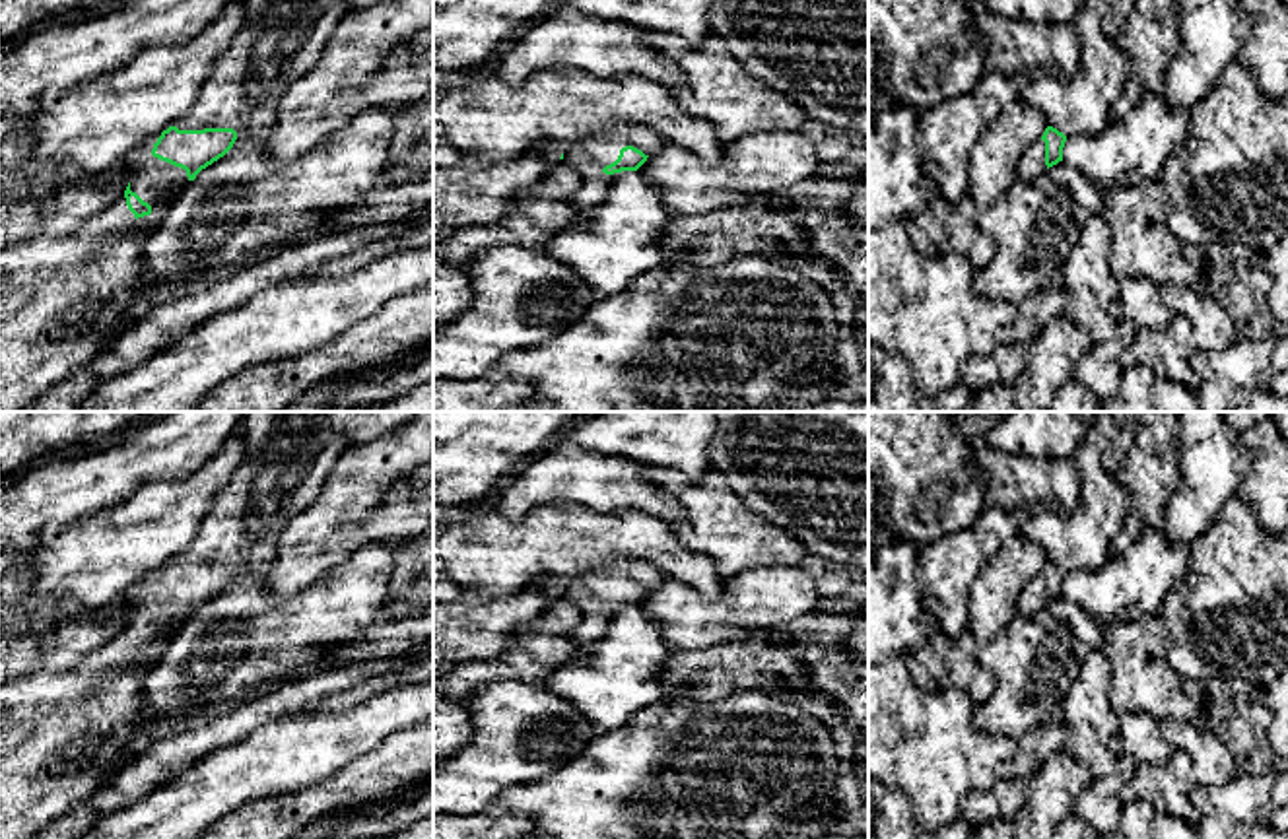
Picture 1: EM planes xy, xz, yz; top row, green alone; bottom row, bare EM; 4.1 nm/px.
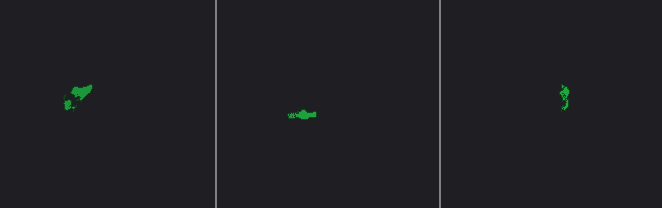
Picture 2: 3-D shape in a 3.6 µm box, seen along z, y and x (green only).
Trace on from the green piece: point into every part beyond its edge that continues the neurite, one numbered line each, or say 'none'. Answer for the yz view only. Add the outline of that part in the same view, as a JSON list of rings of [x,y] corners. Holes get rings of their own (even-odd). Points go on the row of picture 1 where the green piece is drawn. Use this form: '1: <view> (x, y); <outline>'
1: yz (1077, 105); [[[1084,0],[1080,6],[1072,23],[1080,60],[1072,76],[1034,72],[1016,85],[1018,97],[1067,138],[1100,134],[1123,93],[1129,58],[1105,27],[1109,4],[1111,0]]]
2: yz (1032, 164); [[[1035,140],[1020,157],[1016,183],[1034,185],[1045,171],[1045,142]]]

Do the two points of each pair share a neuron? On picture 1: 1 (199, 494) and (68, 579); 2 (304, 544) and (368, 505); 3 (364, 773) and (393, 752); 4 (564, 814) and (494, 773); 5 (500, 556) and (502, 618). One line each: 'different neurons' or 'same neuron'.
1: same neuron
2: same neuron
3: same neuron
4: different neurons
5: different neurons

